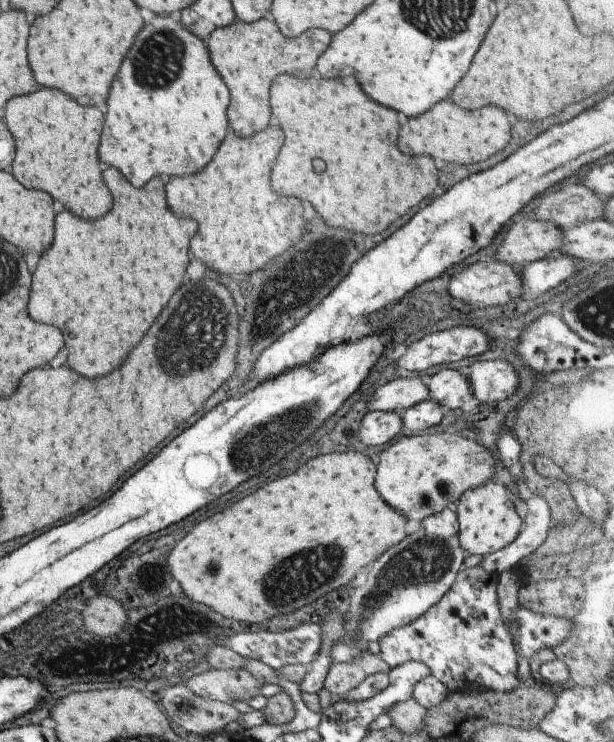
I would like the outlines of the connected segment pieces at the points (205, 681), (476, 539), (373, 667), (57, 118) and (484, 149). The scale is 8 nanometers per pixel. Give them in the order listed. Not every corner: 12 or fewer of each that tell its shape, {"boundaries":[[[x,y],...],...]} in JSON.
{"boundaries":[[[244,668],[212,669],[184,686],[231,705],[248,703],[266,683]],[[500,479],[456,502],[459,541],[487,556],[516,540],[523,524]],[[377,654],[329,666],[323,687],[344,697],[367,676],[389,673]],[[60,90],[6,104],[12,174],[96,220],[104,114]],[[440,102],[406,122],[398,148],[478,164],[510,142],[500,108]]]}

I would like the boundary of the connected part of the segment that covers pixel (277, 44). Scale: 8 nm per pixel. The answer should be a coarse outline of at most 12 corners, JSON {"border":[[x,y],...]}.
{"border":[[268,18],[236,20],[206,47],[230,88],[238,136],[270,122],[268,90],[308,78],[330,40],[288,40]]}

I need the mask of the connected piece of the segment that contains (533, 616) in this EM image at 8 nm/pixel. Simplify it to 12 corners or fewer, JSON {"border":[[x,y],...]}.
{"border":[[535,613],[515,614],[518,651],[528,659],[562,644],[573,622]]}

